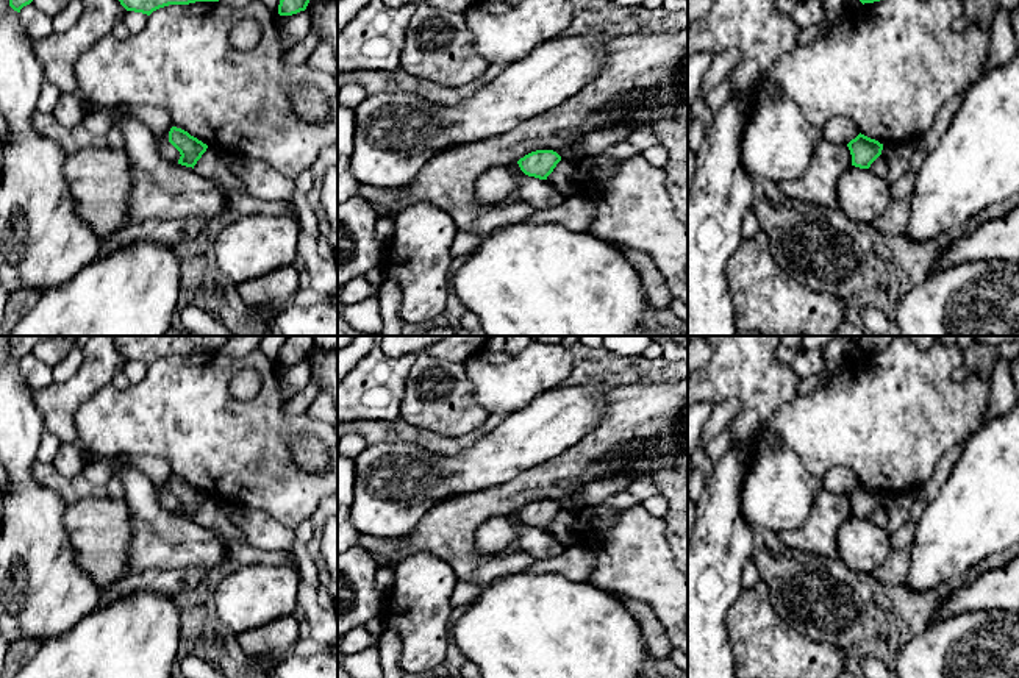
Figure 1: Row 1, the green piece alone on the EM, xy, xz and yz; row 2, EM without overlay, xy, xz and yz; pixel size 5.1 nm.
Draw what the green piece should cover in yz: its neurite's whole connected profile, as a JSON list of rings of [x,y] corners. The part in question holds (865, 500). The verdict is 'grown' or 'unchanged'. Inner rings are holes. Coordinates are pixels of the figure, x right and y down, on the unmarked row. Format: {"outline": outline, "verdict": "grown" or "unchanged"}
{"outline": [[[861,483],[852,489],[847,497],[852,505],[852,516],[860,519],[869,519],[883,500],[883,494]]], "verdict": "unchanged"}

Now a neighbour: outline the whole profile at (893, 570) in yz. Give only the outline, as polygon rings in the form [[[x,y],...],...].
[[[911,547],[892,550],[871,576],[886,587],[903,584],[910,569],[910,558]]]

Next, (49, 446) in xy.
[[[45,431],[41,437],[36,462],[50,464],[56,456],[59,445],[59,439],[53,433]]]

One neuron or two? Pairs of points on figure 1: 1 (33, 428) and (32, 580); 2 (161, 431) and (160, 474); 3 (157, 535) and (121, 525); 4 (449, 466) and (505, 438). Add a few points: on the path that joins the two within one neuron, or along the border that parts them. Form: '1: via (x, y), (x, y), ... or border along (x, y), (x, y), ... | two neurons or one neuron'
1: via (22, 466), (24, 500), (32, 513), (32, 542) | one neuron
2: border along (147, 455), (163, 458), (174, 475) | two neurons
3: border along (124, 497), (133, 522), (128, 564) | two neurons
4: via (463, 466), (477, 466), (491, 452) | one neuron

